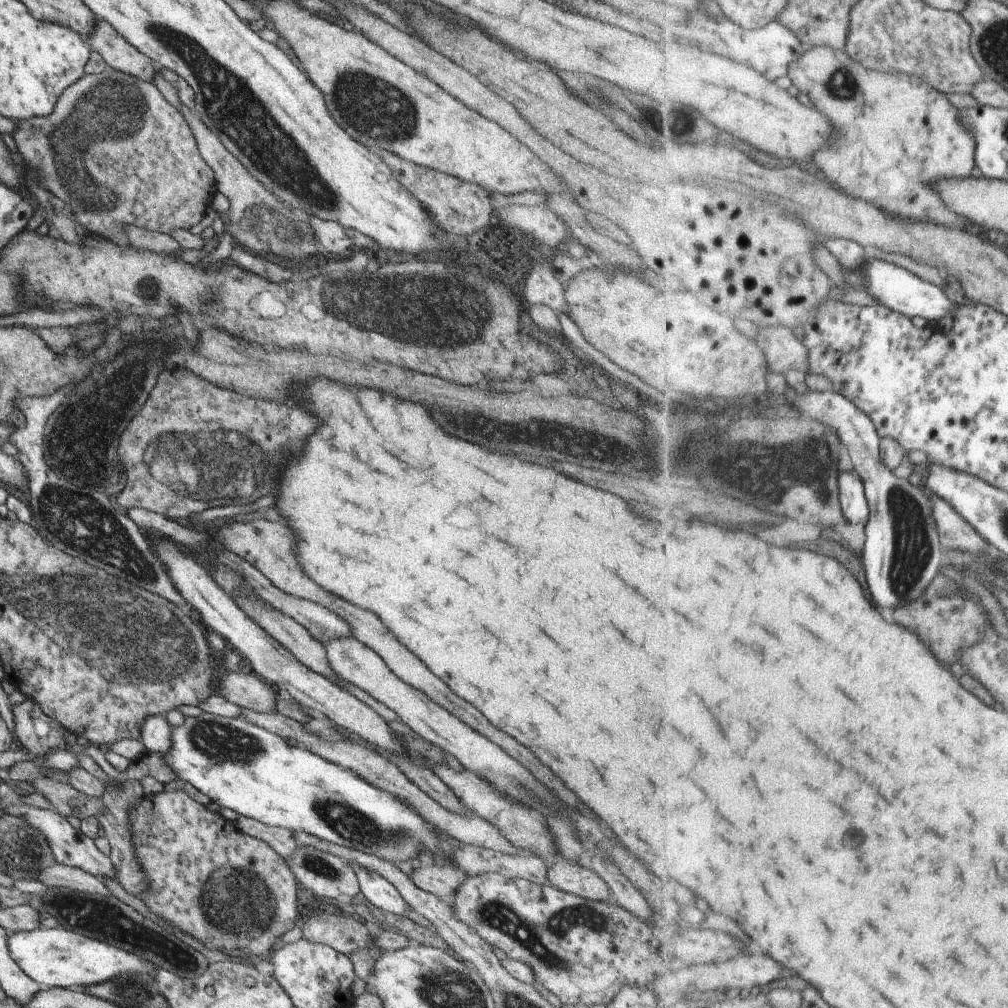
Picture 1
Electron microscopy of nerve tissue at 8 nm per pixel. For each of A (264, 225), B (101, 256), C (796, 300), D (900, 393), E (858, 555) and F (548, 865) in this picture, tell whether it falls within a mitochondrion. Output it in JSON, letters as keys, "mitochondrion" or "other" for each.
{"A":"mitochondrion","B":"other","C":"other","D":"other","E":"other","F":"other"}

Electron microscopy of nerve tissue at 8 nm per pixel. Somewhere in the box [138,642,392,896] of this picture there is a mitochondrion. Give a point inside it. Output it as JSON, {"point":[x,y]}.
{"point":[221,742]}

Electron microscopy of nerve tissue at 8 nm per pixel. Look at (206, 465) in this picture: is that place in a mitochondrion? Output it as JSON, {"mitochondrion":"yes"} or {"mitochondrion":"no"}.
{"mitochondrion":"yes"}

